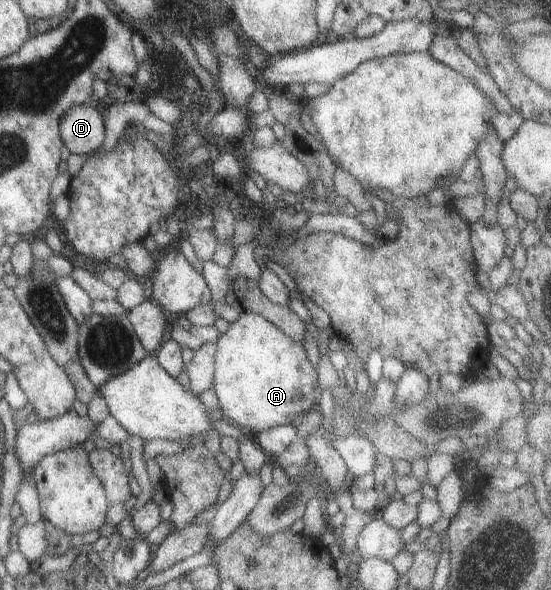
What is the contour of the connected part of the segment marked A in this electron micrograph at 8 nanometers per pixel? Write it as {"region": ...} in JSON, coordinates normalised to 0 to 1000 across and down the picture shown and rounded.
{"region":[[[434,532],[412,561],[399,566],[390,583],[383,659],[394,673],[397,705],[434,724],[443,734],[461,739],[470,732],[506,720],[530,719],[537,707],[566,695],[581,676],[574,631],[554,603],[548,581],[528,578],[499,551],[463,534]]]}

